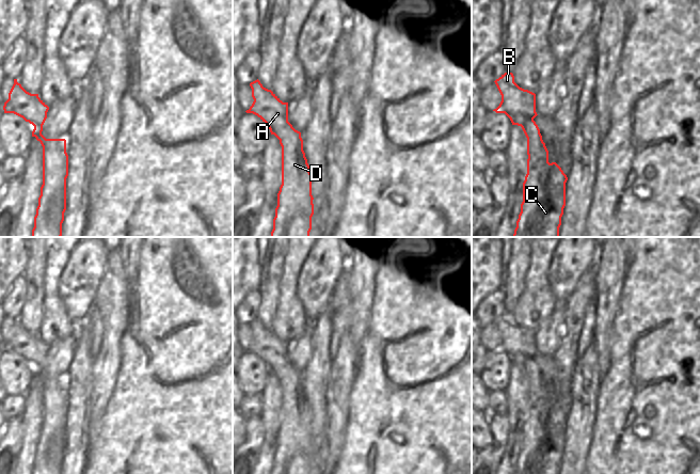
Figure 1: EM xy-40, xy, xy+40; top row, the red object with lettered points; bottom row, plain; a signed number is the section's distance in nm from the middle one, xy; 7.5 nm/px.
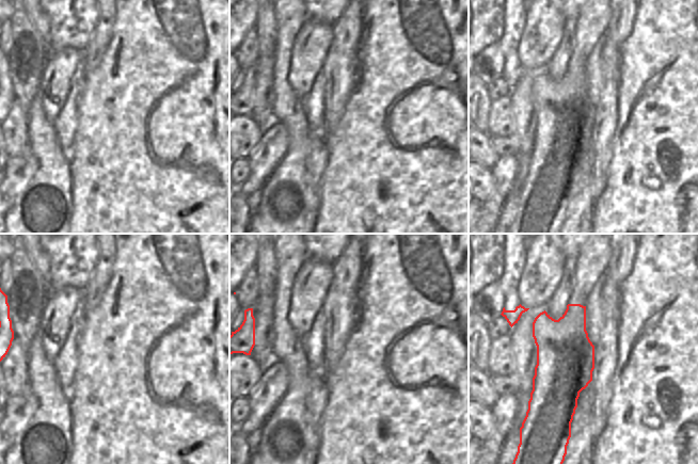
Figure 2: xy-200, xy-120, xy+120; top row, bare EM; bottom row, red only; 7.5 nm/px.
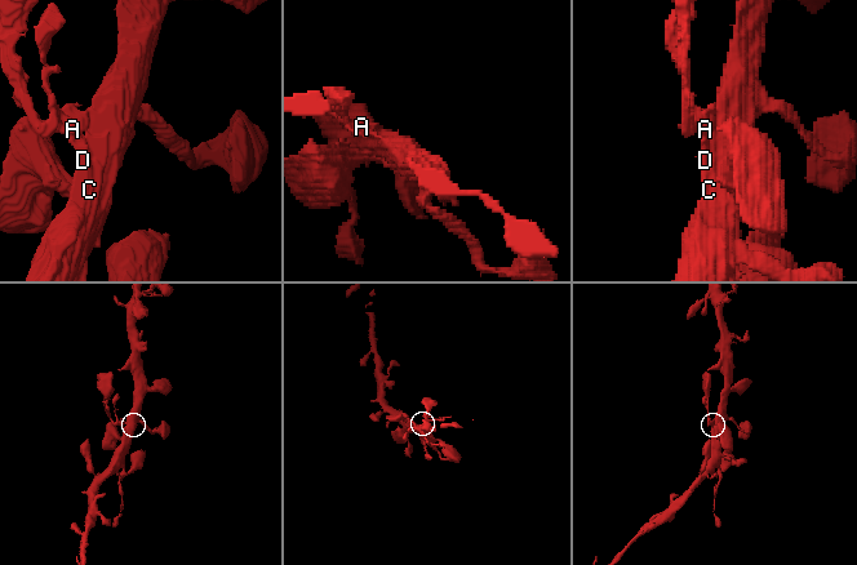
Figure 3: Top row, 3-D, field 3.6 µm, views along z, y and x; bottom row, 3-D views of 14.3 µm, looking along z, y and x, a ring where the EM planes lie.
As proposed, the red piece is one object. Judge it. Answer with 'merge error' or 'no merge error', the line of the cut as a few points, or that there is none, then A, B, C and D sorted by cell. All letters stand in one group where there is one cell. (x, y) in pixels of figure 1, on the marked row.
merge error | xy (288, 122), (286, 125), (273, 125), (269, 128) | A B / C D

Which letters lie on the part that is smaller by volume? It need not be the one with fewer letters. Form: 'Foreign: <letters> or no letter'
Foreign: A, B

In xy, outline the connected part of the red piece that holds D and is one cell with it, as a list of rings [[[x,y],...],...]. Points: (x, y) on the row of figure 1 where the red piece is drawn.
[[[290,123],[269,129],[282,146],[282,185],[270,237],[309,237],[314,198],[301,132]]]

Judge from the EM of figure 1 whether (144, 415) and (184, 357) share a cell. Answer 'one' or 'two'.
one

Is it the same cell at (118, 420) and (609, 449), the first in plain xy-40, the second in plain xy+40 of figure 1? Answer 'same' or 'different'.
same

